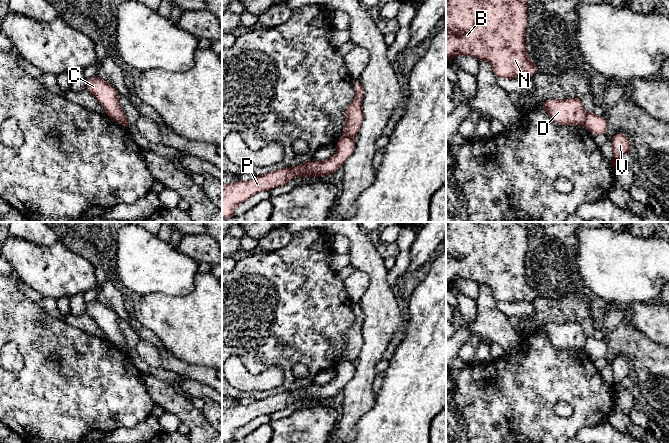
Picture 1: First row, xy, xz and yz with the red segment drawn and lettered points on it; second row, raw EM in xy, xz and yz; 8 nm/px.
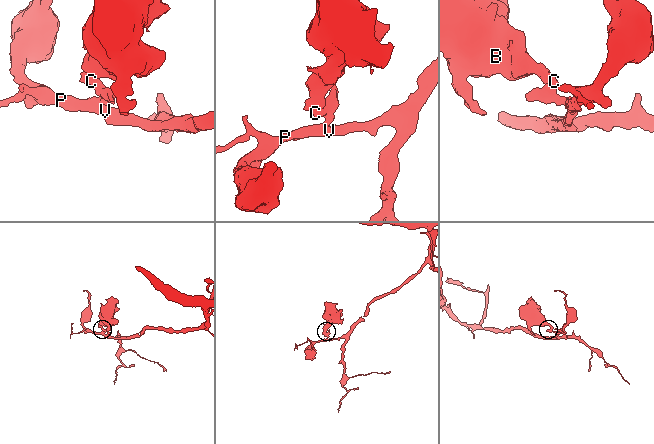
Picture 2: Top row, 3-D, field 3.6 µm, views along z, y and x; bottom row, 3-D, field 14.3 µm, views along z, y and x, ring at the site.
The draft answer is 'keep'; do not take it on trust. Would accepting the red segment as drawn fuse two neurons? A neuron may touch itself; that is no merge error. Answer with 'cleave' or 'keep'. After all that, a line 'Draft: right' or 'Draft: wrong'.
cleave
Draft: wrong

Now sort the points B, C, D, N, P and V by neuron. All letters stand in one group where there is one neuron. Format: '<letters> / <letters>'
B C D N / P V

